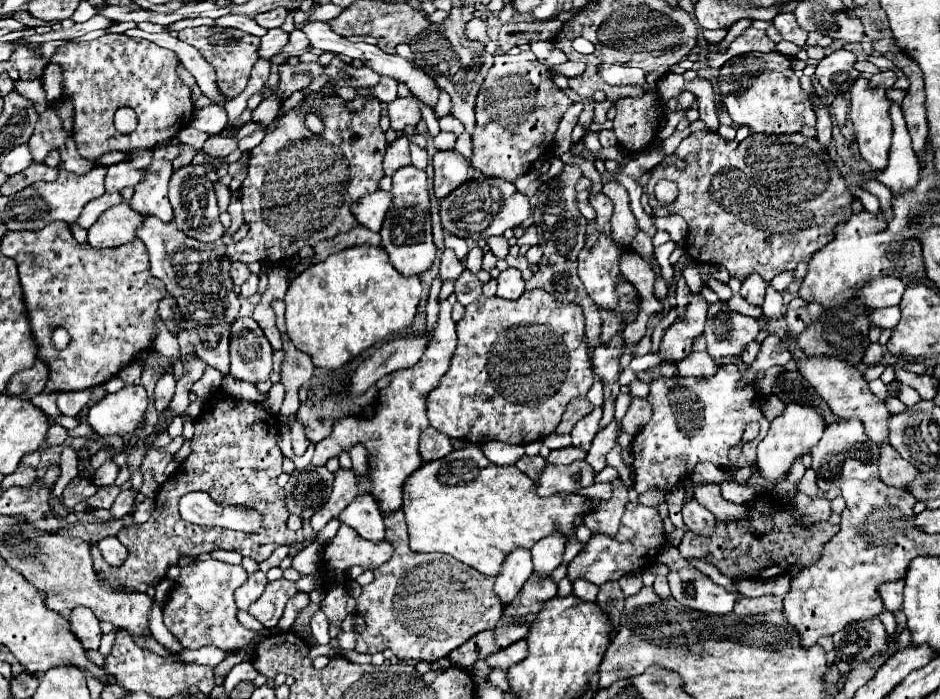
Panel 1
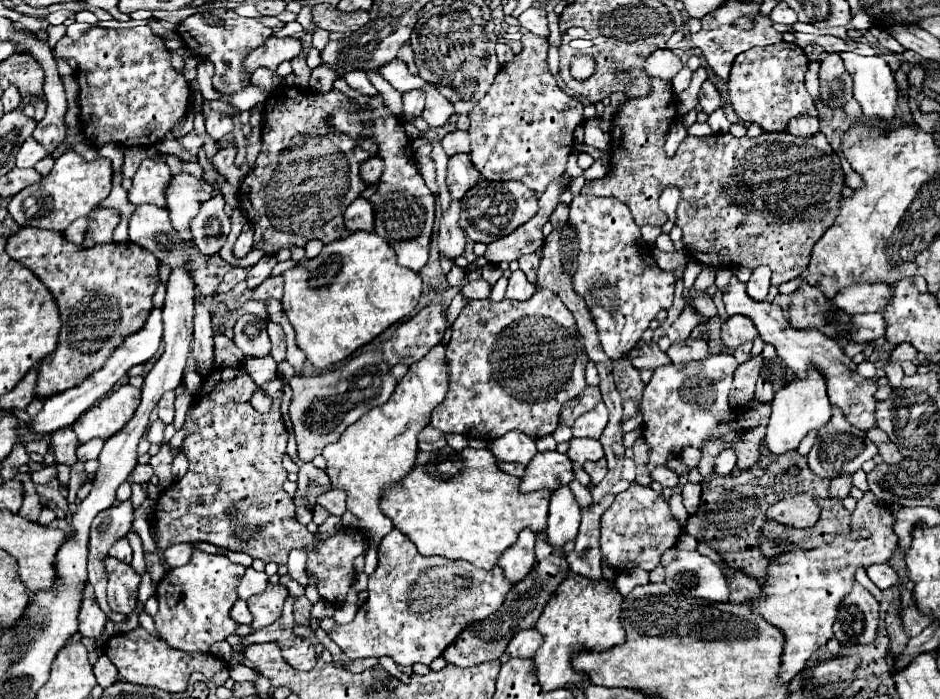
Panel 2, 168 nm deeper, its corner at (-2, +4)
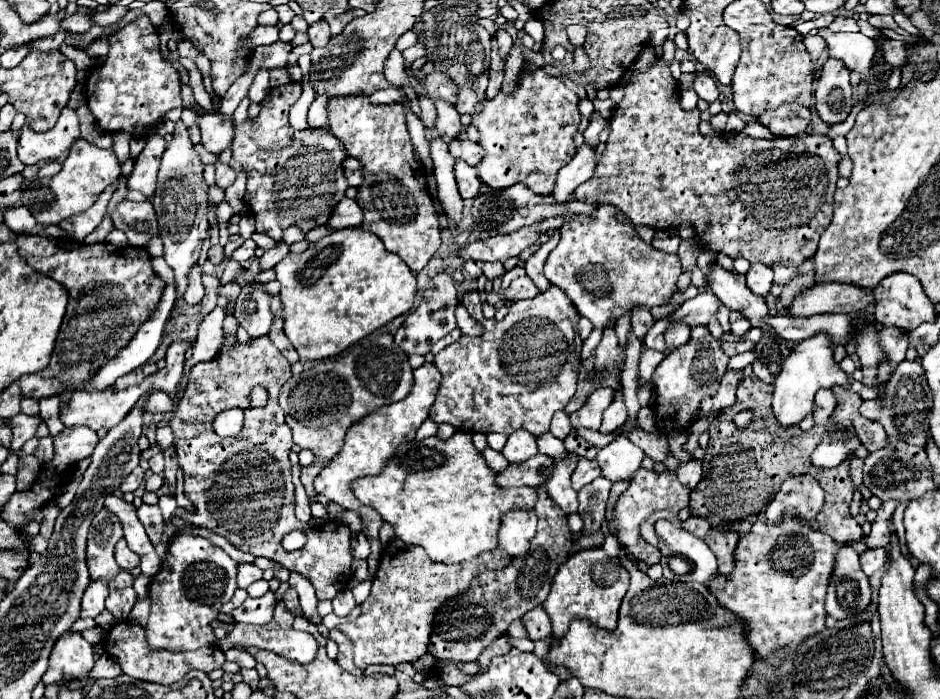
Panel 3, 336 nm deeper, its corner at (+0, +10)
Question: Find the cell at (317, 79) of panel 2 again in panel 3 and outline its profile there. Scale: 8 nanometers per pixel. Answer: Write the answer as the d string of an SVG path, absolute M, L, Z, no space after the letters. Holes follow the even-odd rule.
M318 95L308 111L308 123L314 129L328 131L328 115L326 115L326 95Z

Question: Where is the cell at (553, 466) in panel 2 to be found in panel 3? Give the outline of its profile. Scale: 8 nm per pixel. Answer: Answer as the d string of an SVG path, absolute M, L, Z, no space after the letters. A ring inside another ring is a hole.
M548 455L530 457L524 463L508 465L496 477L496 485L500 487L522 487L522 485L540 487L546 483L546 477L552 473L552 465L554 465L554 459Z

